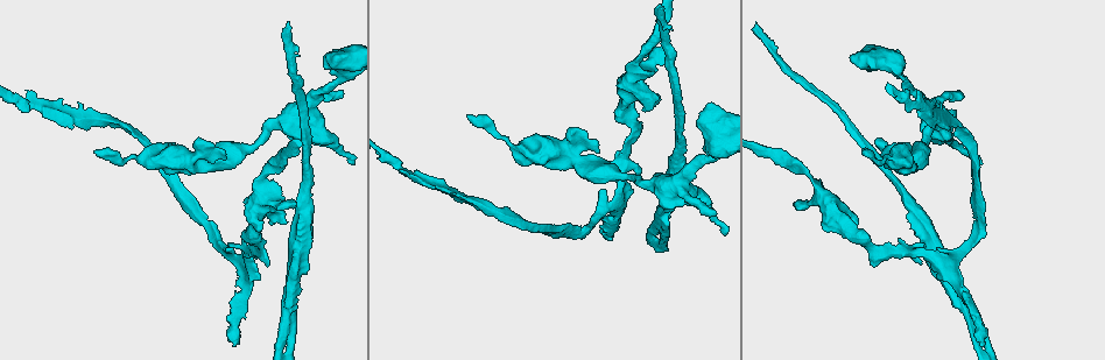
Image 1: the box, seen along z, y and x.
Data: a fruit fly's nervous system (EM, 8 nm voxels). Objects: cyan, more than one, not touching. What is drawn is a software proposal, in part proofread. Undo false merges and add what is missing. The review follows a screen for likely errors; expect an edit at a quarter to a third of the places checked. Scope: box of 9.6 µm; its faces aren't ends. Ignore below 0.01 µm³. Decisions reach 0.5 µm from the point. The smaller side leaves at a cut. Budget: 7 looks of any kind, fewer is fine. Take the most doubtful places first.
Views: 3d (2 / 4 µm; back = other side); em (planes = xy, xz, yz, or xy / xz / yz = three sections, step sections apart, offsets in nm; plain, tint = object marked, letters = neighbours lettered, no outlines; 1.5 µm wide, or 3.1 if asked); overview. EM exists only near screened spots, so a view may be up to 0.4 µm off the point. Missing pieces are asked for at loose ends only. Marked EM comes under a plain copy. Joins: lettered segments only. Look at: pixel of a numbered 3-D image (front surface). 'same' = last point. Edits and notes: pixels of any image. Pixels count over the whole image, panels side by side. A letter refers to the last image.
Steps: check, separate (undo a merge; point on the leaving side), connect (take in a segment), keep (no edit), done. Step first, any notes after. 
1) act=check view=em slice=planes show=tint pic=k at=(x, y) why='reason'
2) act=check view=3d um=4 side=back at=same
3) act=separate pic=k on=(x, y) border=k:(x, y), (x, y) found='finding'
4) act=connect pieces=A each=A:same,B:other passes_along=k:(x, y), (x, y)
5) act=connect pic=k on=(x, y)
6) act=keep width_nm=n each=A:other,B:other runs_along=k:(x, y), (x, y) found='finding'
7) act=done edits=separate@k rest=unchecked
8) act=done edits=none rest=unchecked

act=check view=3d um=2 side=back pic=1 at=(659, 95)

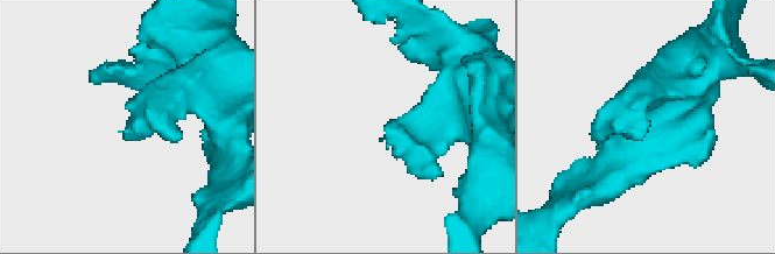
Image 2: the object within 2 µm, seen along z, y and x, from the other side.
act=check view=em slice=planes show=letters pic=2 at=(635, 140)

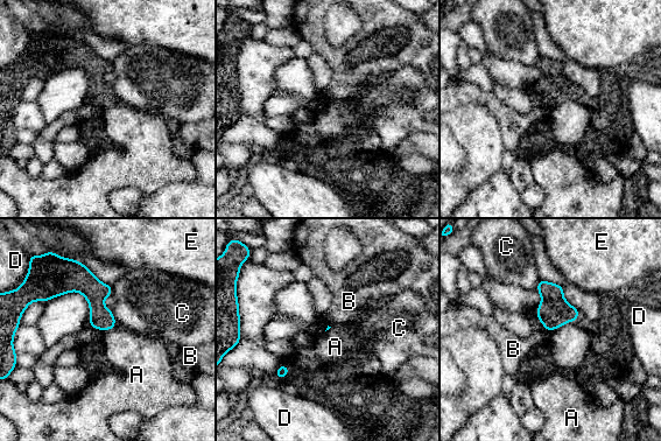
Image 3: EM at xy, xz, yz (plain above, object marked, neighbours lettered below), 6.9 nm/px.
act=keep each=A:other,B:other,C:other,D:other,E:other found='no lettered segment goes on from it'

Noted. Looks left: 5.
act=check view=3d um=4 pic=1 at=(587, 143) why='calibre changes'

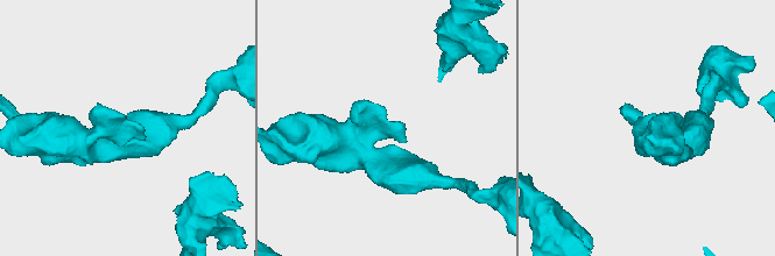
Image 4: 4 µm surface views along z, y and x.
act=check view=em slice=planes show=letters pic=4 at=(387, 125) why='now the EM'

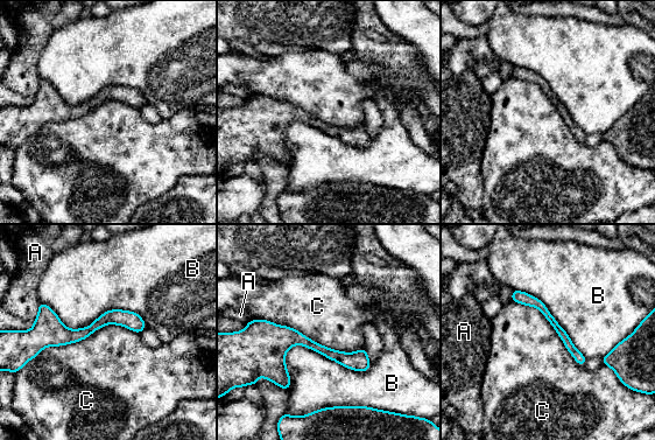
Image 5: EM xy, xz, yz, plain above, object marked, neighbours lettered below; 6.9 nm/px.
act=keep width_nm=70 each=A:other,B:other,C:other border=5:(253, 318), (338, 350), (364, 348) found='continuous, no second neuron'

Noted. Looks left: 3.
act=check view=em slice=planes show=letters pic=1 at=(250, 250)

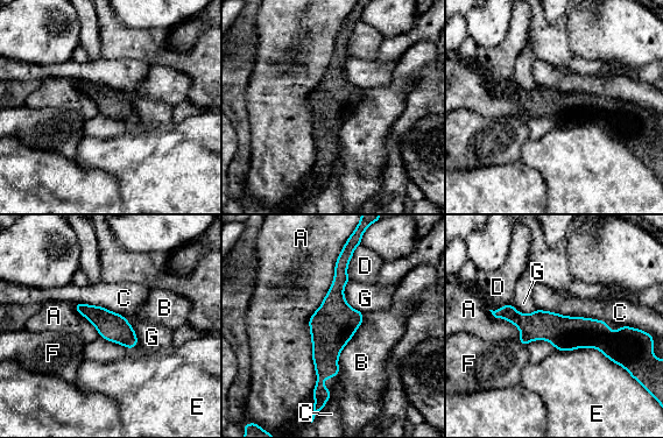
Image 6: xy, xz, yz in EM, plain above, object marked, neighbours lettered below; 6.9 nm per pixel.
act=keep each=A:other,B:other,C:other,D:other,E:other,F:other,G:other runs_along=6:(346, 258), (321, 395) found='continuous, no second neuron'

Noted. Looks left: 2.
act=done edits=none rest=unchecked

